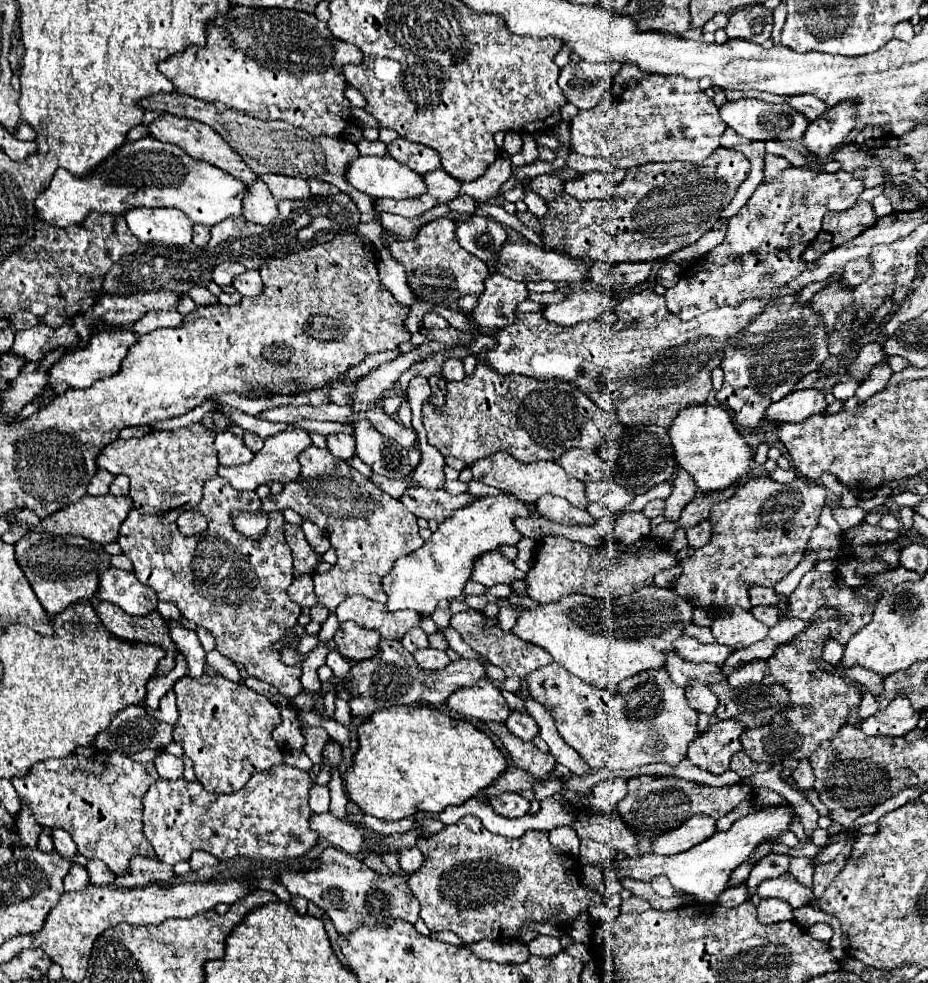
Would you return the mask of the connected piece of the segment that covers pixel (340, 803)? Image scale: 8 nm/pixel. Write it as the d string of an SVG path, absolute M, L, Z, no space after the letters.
M338 768L332 770L332 782L328 782L328 788L330 788L330 812L336 816L336 818L344 818L346 816L346 804L348 804L348 798L344 794L344 786L342 786L342 778L340 778L340 772Z

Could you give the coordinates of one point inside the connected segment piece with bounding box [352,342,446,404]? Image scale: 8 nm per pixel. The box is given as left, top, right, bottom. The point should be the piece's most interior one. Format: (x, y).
(373, 385)

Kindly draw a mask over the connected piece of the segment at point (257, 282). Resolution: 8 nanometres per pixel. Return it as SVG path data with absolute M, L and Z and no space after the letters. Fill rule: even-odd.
M248 270L240 276L234 278L232 286L242 294L242 296L258 296L260 290L262 290L262 280L260 280L260 274L256 270Z

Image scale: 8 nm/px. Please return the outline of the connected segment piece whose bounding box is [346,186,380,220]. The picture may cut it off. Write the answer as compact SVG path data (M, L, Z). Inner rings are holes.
M348 186L346 194L354 200L354 204L358 206L358 210L360 210L360 212L372 212L372 214L374 214L374 218L376 218L376 220L380 220L380 214L376 214L376 212L374 212L374 208L372 208L372 202L374 202L374 200L372 200L368 194L360 194L360 192L356 192L356 188L352 188L352 186Z

